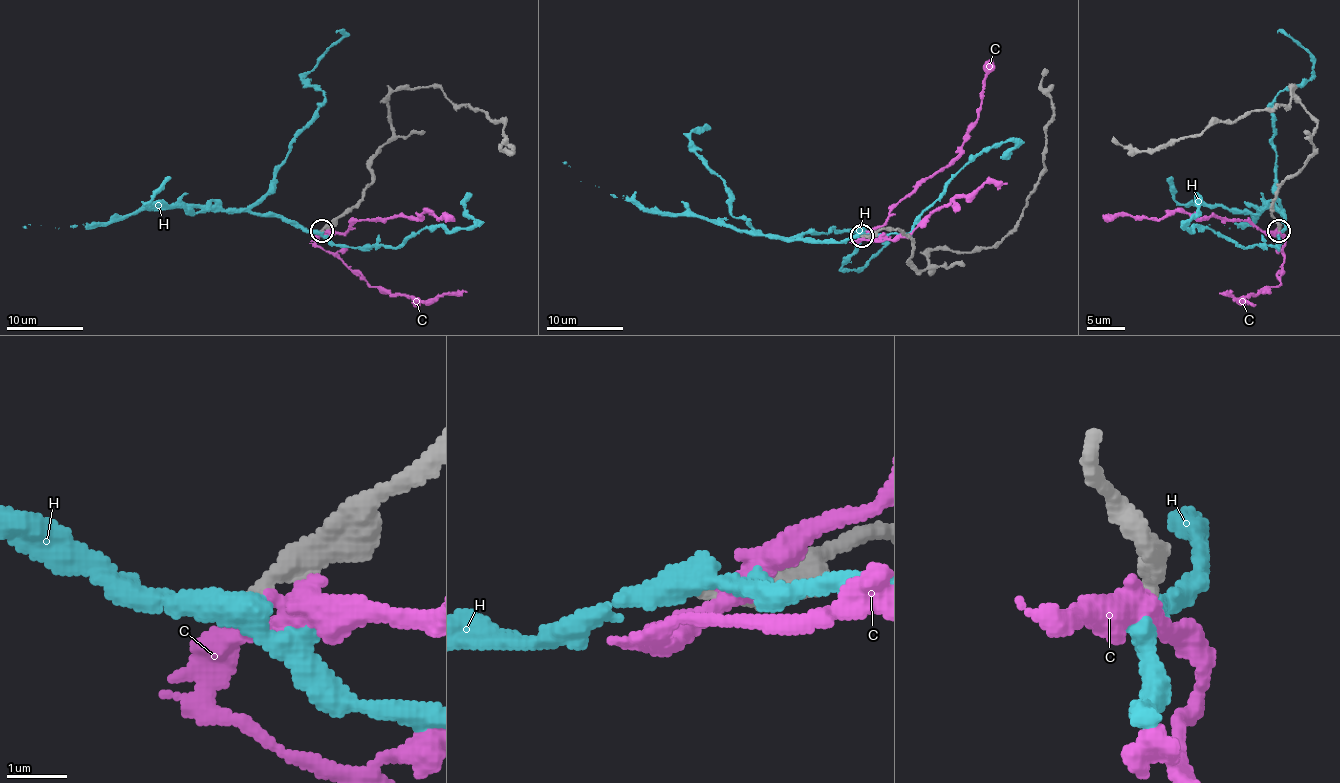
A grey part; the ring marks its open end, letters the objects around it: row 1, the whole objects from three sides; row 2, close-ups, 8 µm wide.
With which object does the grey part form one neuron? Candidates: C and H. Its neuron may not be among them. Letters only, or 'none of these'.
H

